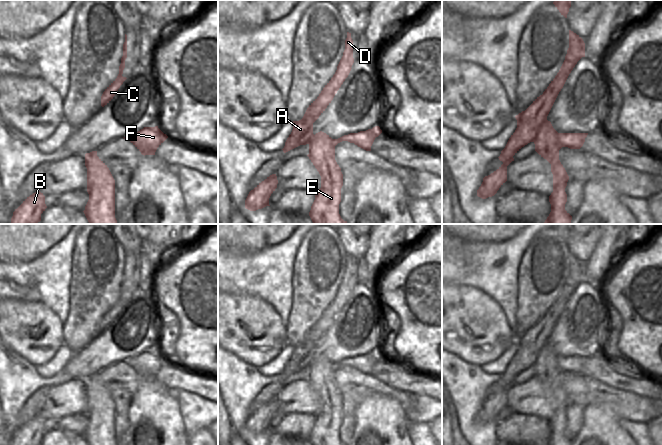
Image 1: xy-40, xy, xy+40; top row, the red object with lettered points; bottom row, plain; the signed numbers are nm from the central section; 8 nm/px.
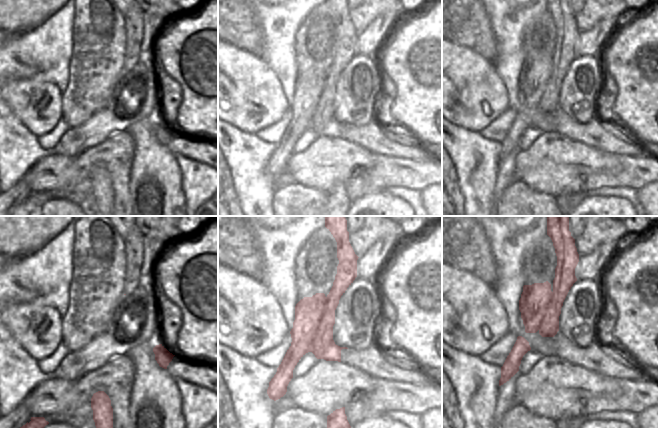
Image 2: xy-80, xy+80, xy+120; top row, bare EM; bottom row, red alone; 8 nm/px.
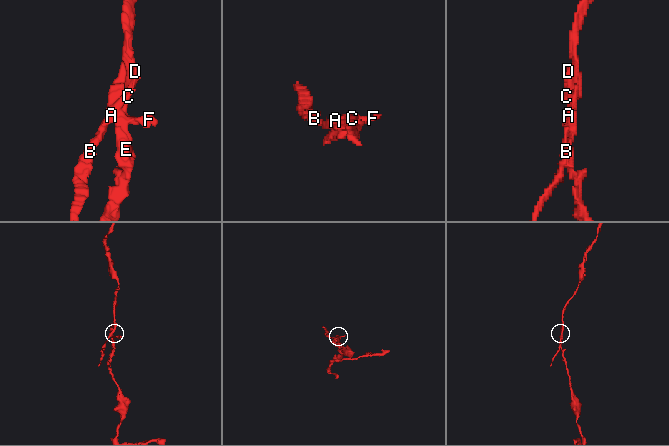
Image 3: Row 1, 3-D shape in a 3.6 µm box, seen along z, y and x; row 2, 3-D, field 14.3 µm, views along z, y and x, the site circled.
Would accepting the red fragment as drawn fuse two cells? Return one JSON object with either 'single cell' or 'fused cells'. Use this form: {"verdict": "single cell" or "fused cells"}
{"verdict": "fused cells"}

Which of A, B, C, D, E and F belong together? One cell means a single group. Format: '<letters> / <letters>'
A B / C D E F

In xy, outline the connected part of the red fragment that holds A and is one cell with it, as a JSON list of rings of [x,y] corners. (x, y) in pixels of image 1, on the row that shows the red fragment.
[[[312,119],[293,121],[293,130],[285,142],[283,152],[286,153],[300,145],[308,144],[314,137],[313,123]]]

